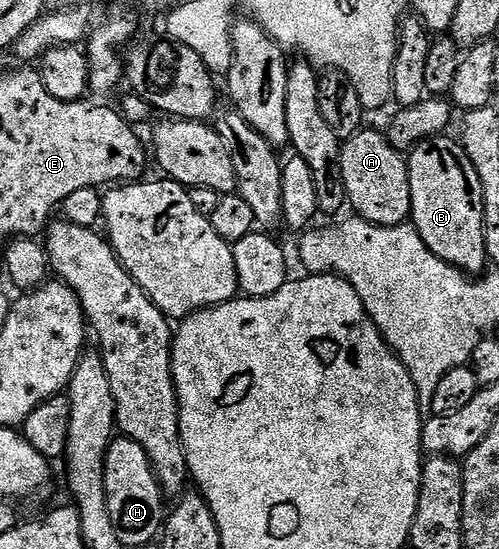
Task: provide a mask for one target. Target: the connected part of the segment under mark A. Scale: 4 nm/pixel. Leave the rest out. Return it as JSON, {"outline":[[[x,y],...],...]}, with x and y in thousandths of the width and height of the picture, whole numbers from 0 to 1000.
{"outline":[[[723,235],[681,270],[685,330],[693,330],[695,375],[707,377],[723,399],[754,412],[778,413],[816,408],[826,390],[822,366],[822,315],[812,277],[782,260],[768,237]]]}

